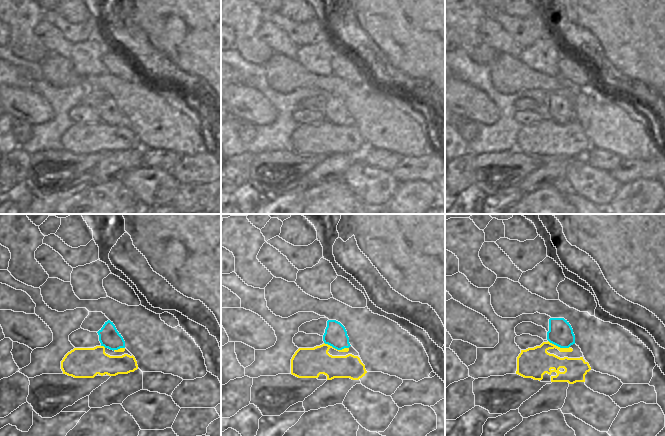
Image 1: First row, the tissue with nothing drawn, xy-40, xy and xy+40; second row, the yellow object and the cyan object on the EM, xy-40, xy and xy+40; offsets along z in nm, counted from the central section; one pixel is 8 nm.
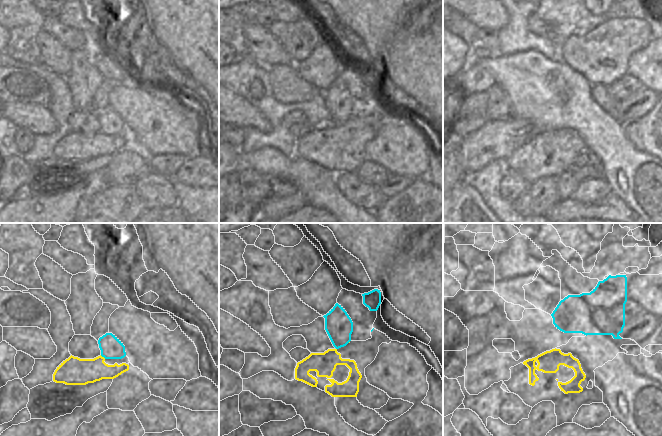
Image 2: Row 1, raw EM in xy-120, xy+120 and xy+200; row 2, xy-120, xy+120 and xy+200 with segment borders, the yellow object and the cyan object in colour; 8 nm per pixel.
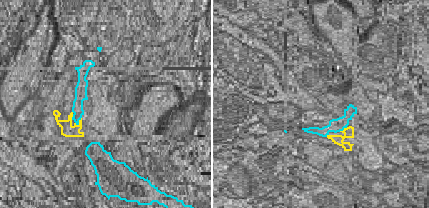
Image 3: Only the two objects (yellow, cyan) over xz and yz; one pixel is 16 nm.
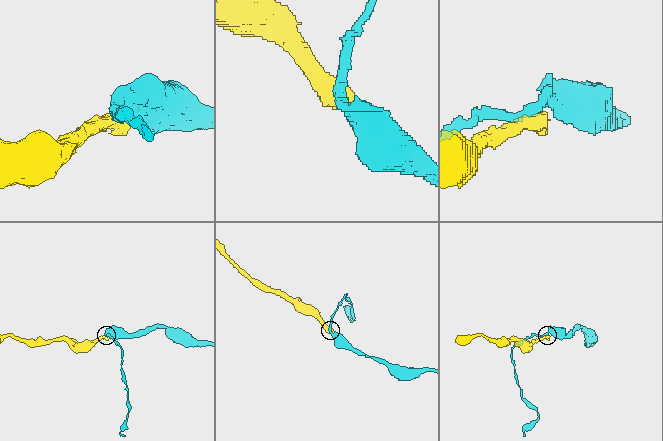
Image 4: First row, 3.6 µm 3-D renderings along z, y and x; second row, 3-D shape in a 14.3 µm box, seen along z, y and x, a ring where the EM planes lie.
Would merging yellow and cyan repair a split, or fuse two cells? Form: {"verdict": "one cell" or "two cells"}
{"verdict": "one cell"}

